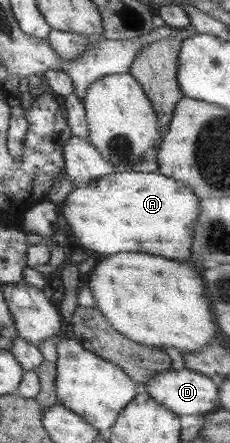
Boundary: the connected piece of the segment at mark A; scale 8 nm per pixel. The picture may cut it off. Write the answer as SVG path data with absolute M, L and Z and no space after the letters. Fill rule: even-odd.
M137 170L117 171L104 178L91 181L88 186L73 187L60 205L62 223L82 248L100 252L100 254L118 254L118 252L148 252L160 254L164 258L172 258L178 262L186 262L192 258L192 246L196 236L196 220L200 209L199 196L191 186L184 186L183 182L170 178L160 172L143 173Z

